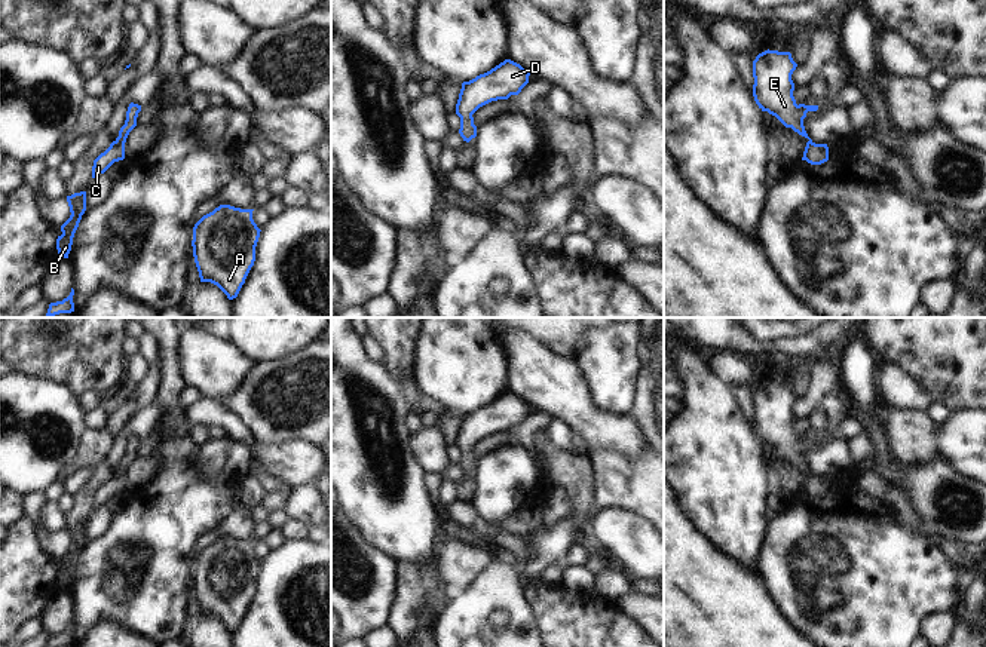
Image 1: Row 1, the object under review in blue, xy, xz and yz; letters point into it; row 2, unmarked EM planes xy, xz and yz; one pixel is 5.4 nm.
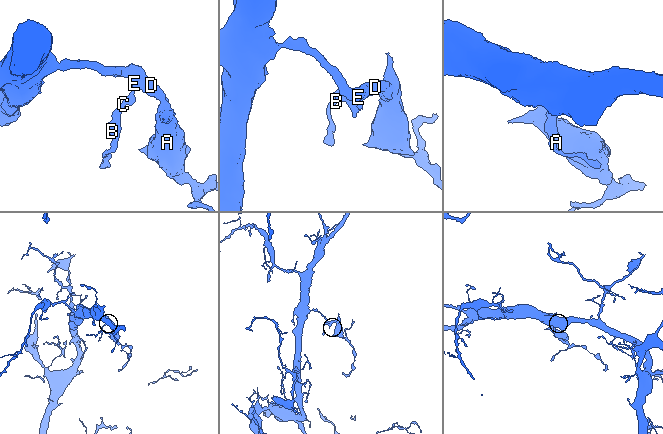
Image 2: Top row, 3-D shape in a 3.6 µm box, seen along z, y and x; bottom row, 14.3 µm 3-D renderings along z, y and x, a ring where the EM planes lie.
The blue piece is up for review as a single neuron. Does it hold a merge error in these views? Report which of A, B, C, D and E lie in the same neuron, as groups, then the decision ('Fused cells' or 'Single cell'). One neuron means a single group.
Groups: A B C D E. Single cell.

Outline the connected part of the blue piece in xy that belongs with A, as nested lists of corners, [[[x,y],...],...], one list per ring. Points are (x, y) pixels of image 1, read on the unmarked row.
[[[220,537],[193,559],[192,579],[200,614],[217,617],[229,632],[238,629],[255,594],[255,579],[261,562],[252,552],[252,543]]]

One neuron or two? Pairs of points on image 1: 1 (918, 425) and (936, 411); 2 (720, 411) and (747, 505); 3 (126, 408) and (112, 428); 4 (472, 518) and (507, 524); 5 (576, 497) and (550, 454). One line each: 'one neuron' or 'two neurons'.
1: two neurons
2: one neuron
3: one neuron
4: one neuron
5: one neuron

